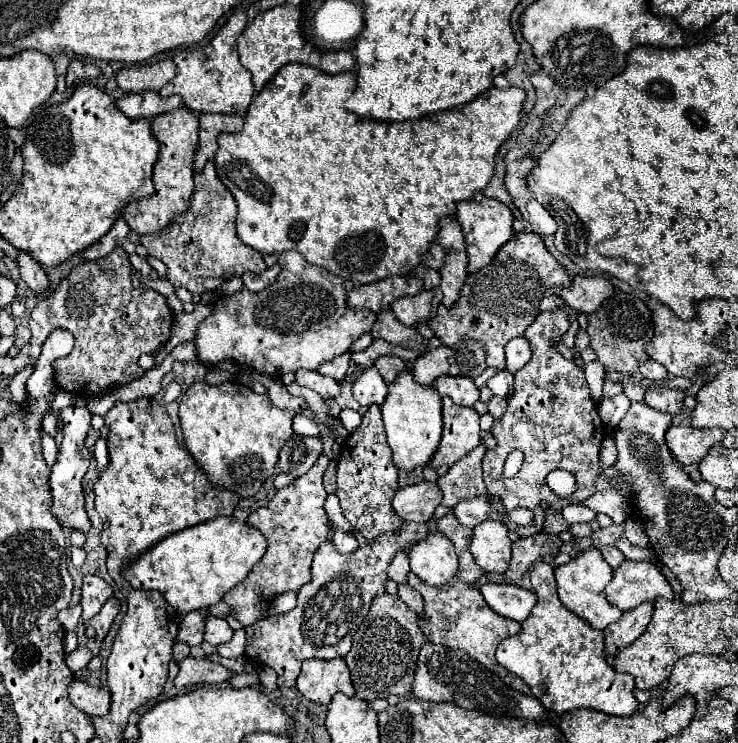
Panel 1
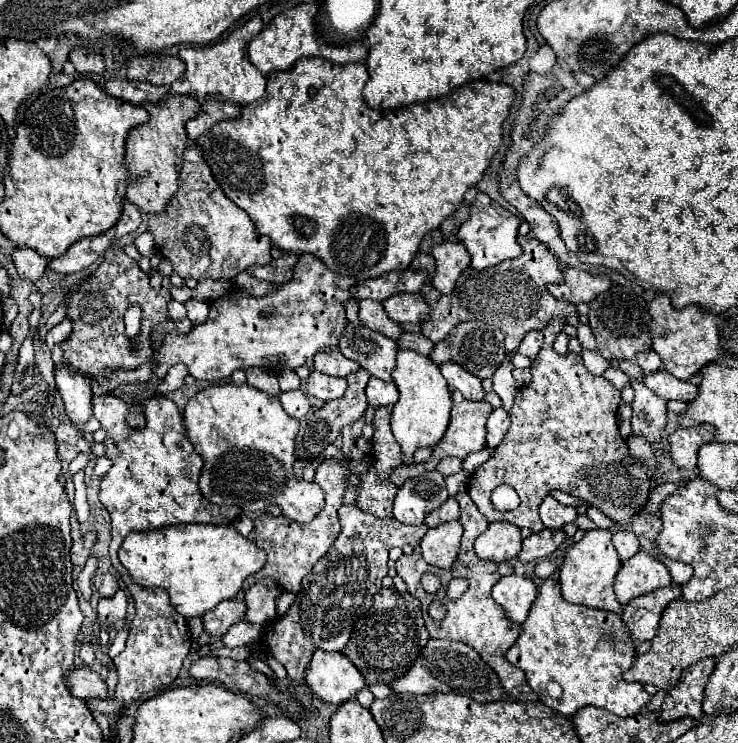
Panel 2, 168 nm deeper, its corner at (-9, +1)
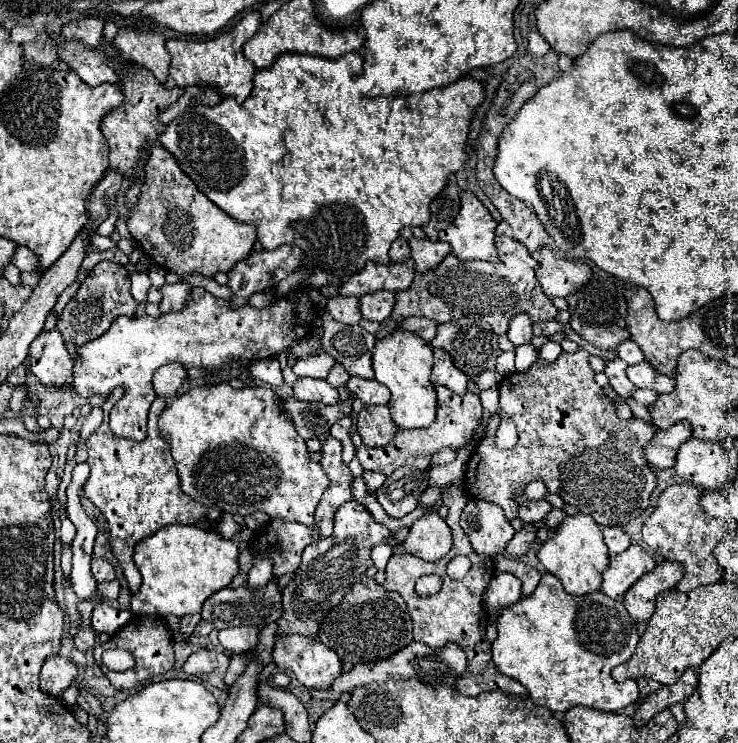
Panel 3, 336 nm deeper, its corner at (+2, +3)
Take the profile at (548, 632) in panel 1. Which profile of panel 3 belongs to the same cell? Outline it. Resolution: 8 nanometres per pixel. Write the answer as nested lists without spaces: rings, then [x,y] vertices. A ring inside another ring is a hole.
[[[545,573],[531,595],[503,609],[497,619],[497,631],[499,637],[491,647],[493,663],[503,675],[517,679],[529,691],[535,705],[559,713],[565,713],[575,705],[585,705],[599,711],[619,711],[639,699],[639,687],[635,681],[617,683],[611,677],[611,669],[625,663],[635,653],[639,641],[637,627],[625,607],[619,601],[609,599],[601,591],[575,597],[565,593],[561,581],[557,581],[555,575]]]

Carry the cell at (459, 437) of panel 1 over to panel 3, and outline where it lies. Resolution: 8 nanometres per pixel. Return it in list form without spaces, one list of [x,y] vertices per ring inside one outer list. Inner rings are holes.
[[[437,385],[437,419],[435,423],[431,423],[427,429],[413,429],[413,431],[397,431],[395,439],[381,449],[371,449],[371,447],[357,447],[355,455],[359,457],[359,463],[363,465],[363,469],[367,471],[377,471],[383,475],[391,475],[397,467],[401,465],[413,465],[417,469],[427,469],[431,455],[439,449],[451,447],[451,449],[461,449],[465,443],[469,443],[475,435],[475,429],[481,421],[483,415],[483,407],[481,401],[475,393],[465,393],[465,395],[457,395],[447,387]]]

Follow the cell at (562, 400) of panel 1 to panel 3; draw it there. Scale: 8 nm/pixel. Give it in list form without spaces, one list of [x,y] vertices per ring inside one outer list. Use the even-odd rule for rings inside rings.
[[[579,349],[575,353],[561,351],[561,355],[553,363],[545,363],[541,357],[537,357],[537,361],[527,371],[507,375],[499,385],[499,395],[501,411],[505,411],[513,419],[519,441],[509,451],[497,449],[495,435],[501,419],[491,417],[485,439],[477,445],[473,457],[467,461],[463,487],[469,497],[497,503],[505,511],[505,517],[509,521],[517,519],[519,509],[519,503],[515,501],[515,489],[525,487],[531,481],[543,481],[549,493],[561,493],[561,499],[565,503],[579,507],[581,513],[591,515],[601,527],[623,527],[647,509],[649,495],[657,485],[657,477],[649,469],[643,457],[643,449],[653,439],[657,429],[651,423],[635,417],[631,421],[621,421],[617,417],[613,399],[607,397],[605,391],[595,383],[595,373],[589,367],[589,353],[585,349]]]

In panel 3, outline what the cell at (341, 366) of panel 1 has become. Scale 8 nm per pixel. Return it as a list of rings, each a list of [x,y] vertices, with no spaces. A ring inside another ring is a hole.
[[[321,349],[315,355],[307,355],[297,359],[297,363],[293,365],[293,371],[297,377],[315,377],[315,379],[325,379],[329,369],[335,365],[335,359]]]

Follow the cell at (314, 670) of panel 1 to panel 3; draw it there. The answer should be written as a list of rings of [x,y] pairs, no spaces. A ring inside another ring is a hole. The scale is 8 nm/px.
[[[287,635],[275,641],[273,661],[279,669],[291,671],[297,681],[309,689],[327,691],[343,673],[343,663],[331,649],[325,649],[317,639]]]

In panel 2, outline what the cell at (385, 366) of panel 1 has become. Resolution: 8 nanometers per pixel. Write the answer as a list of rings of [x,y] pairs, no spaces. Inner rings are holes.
[[[346,323],[346,329],[338,345],[348,359],[360,363],[360,367],[366,369],[372,377],[378,377],[386,383],[392,381],[390,373],[396,365],[396,349],[398,349],[394,339],[370,331],[366,327]]]

